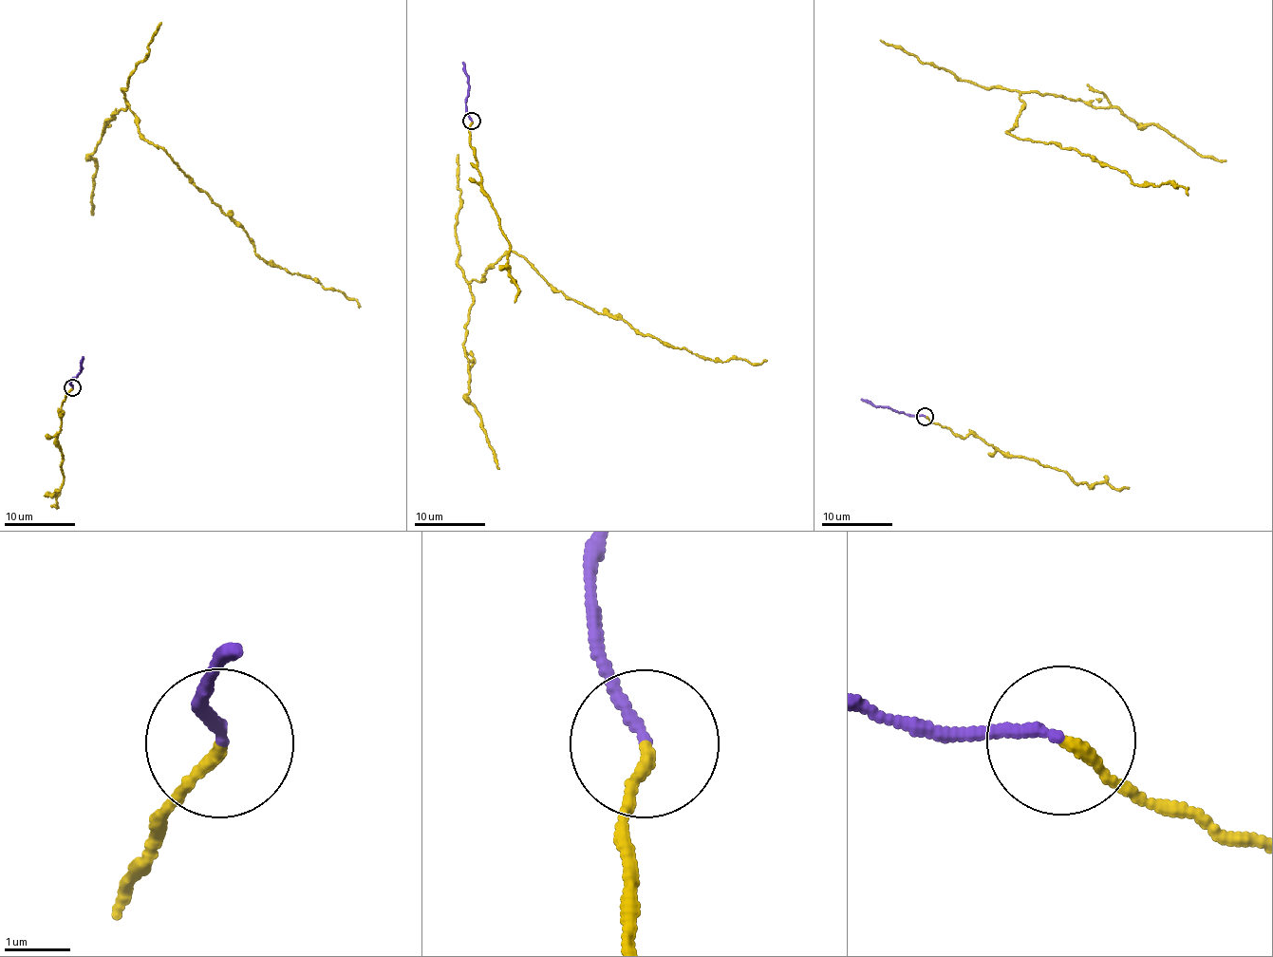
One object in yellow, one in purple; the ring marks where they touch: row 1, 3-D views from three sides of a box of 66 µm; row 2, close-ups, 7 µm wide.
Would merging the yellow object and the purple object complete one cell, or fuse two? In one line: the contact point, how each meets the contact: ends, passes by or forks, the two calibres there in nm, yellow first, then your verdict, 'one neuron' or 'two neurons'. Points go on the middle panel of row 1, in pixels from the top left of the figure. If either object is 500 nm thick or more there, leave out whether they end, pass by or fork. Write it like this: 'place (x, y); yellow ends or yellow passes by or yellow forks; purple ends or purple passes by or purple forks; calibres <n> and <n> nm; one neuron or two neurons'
place (471, 121); yellow ends; purple ends; calibres 160 and 150 nm; one neuron

